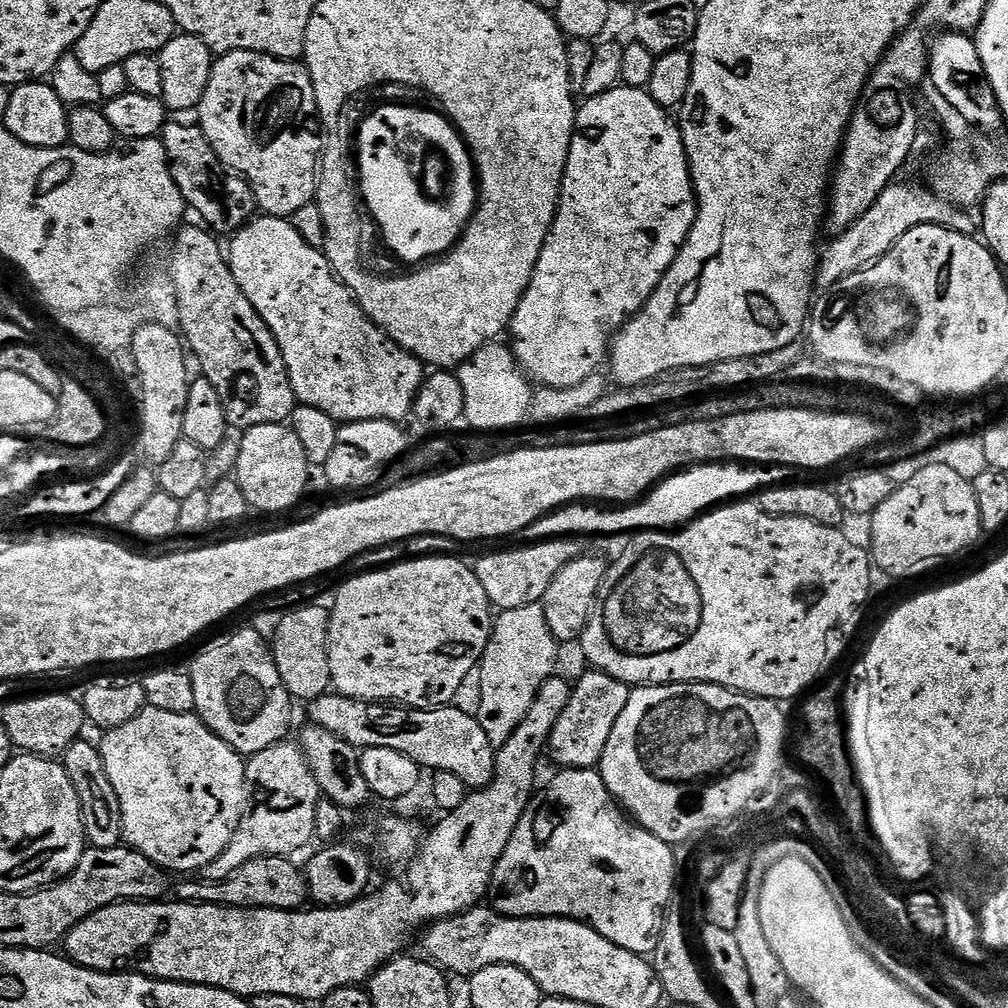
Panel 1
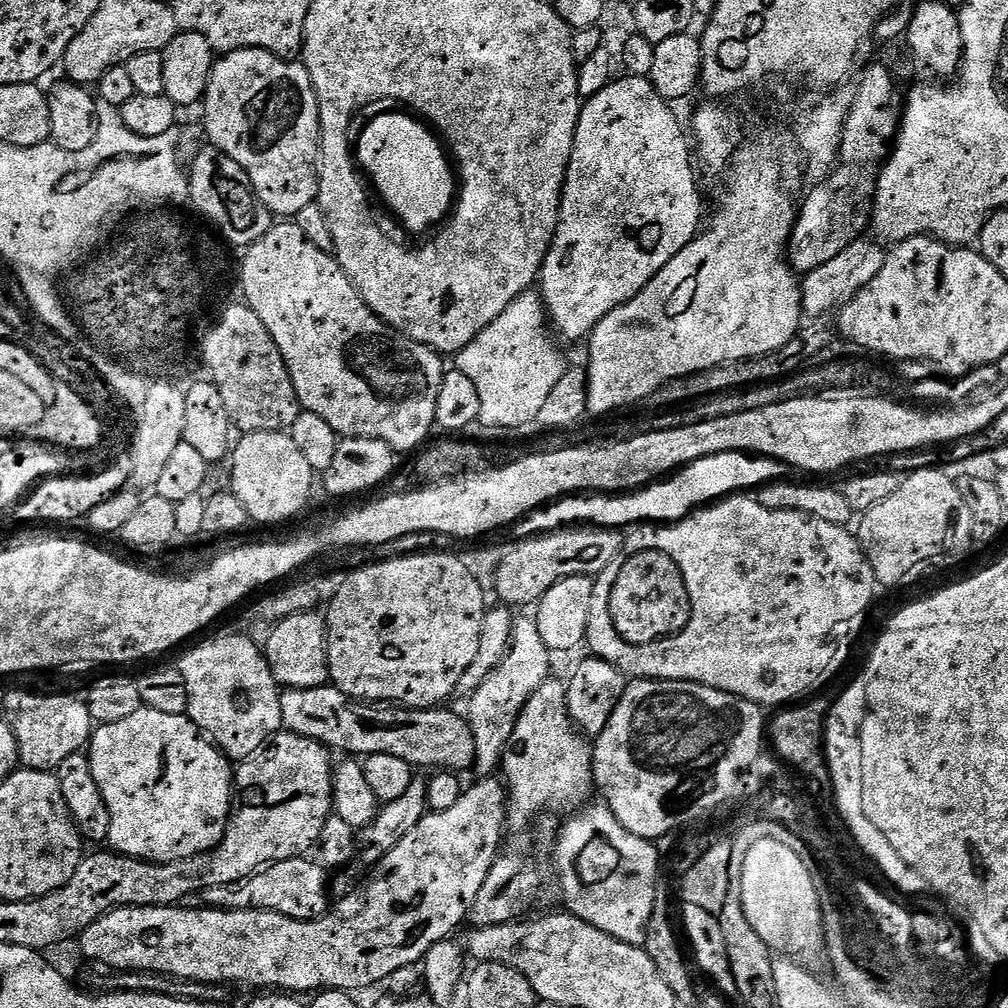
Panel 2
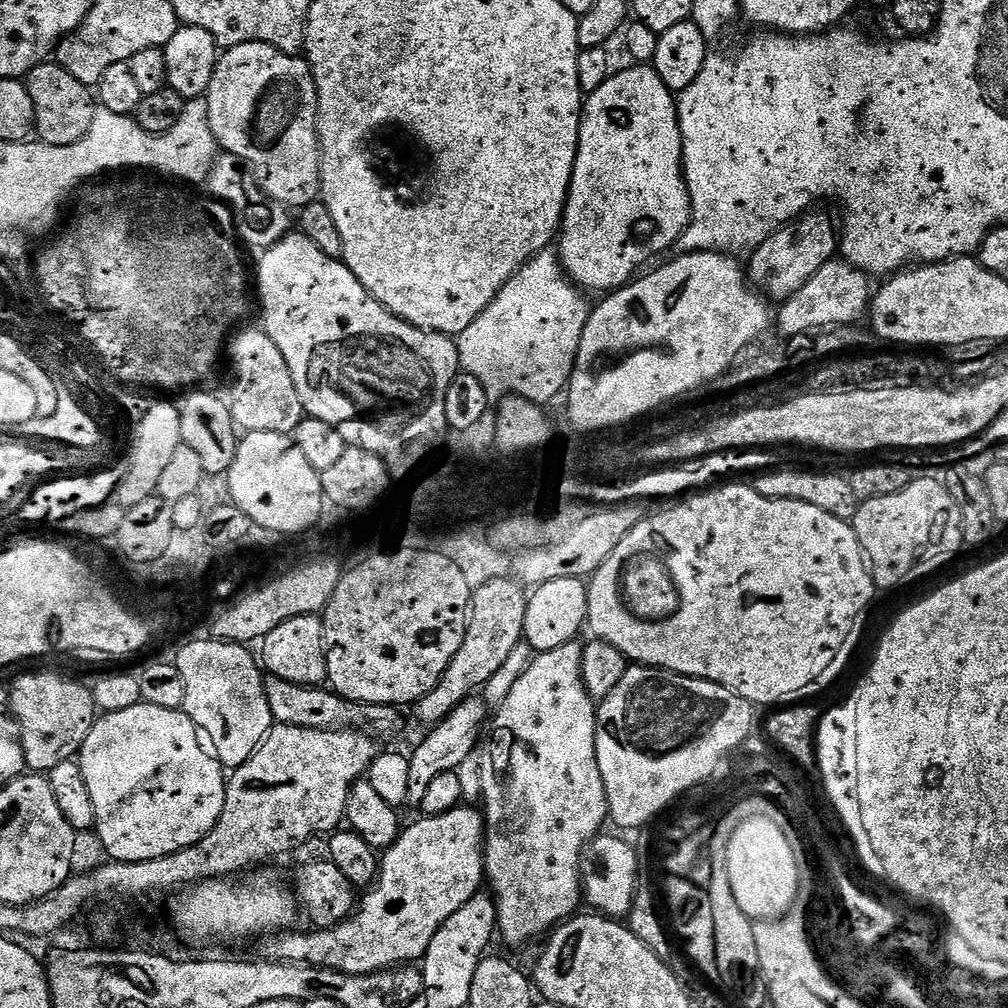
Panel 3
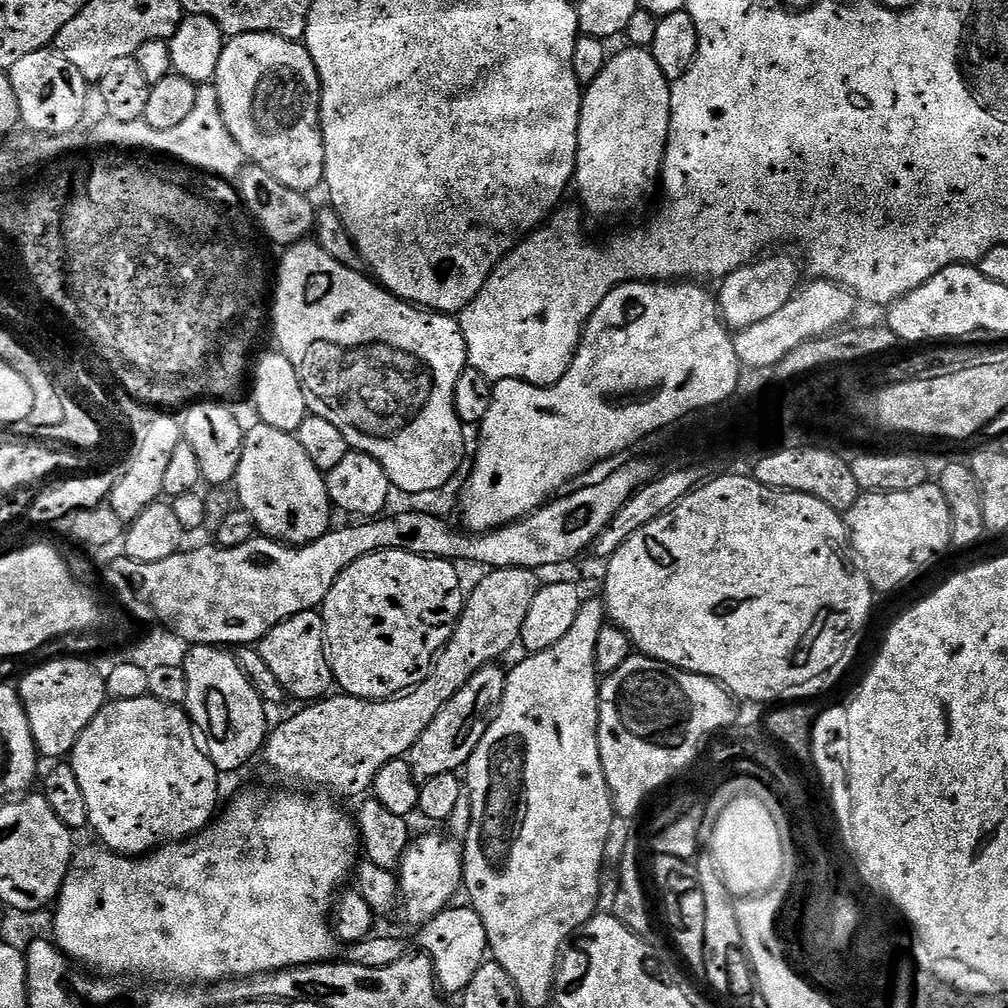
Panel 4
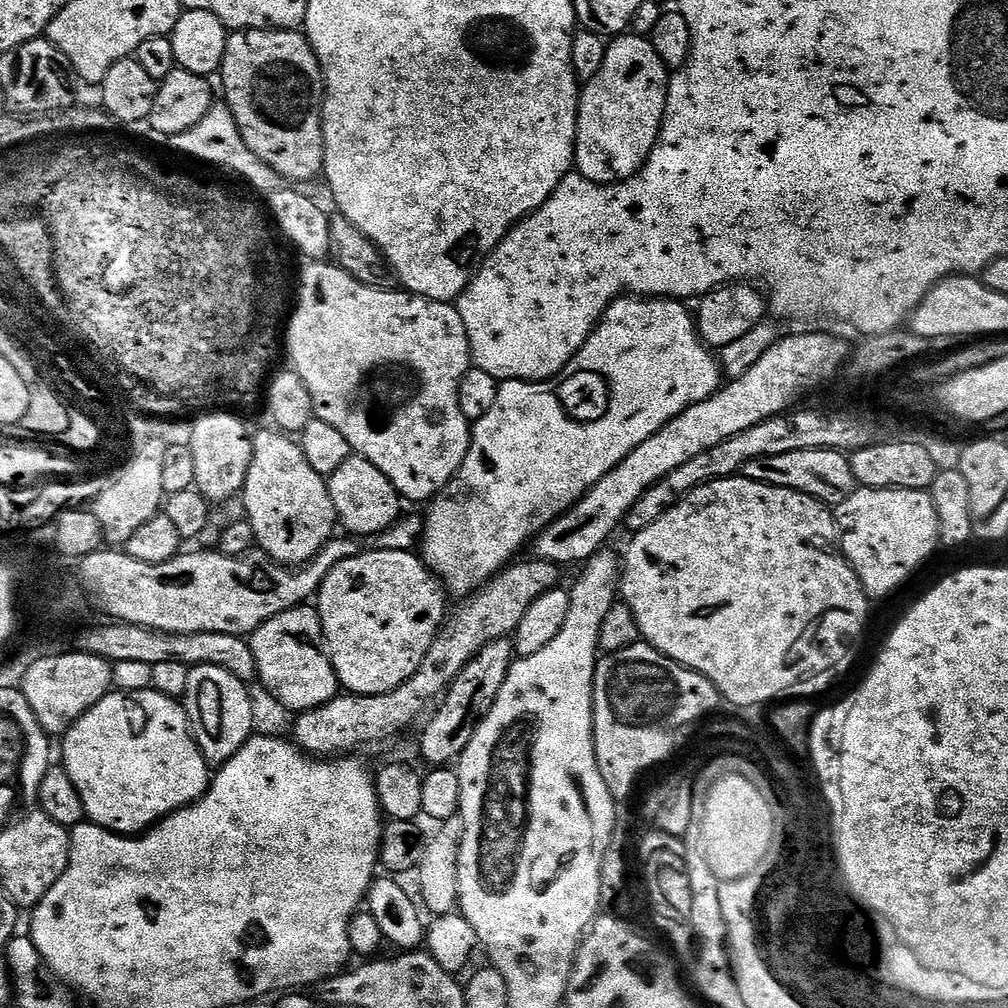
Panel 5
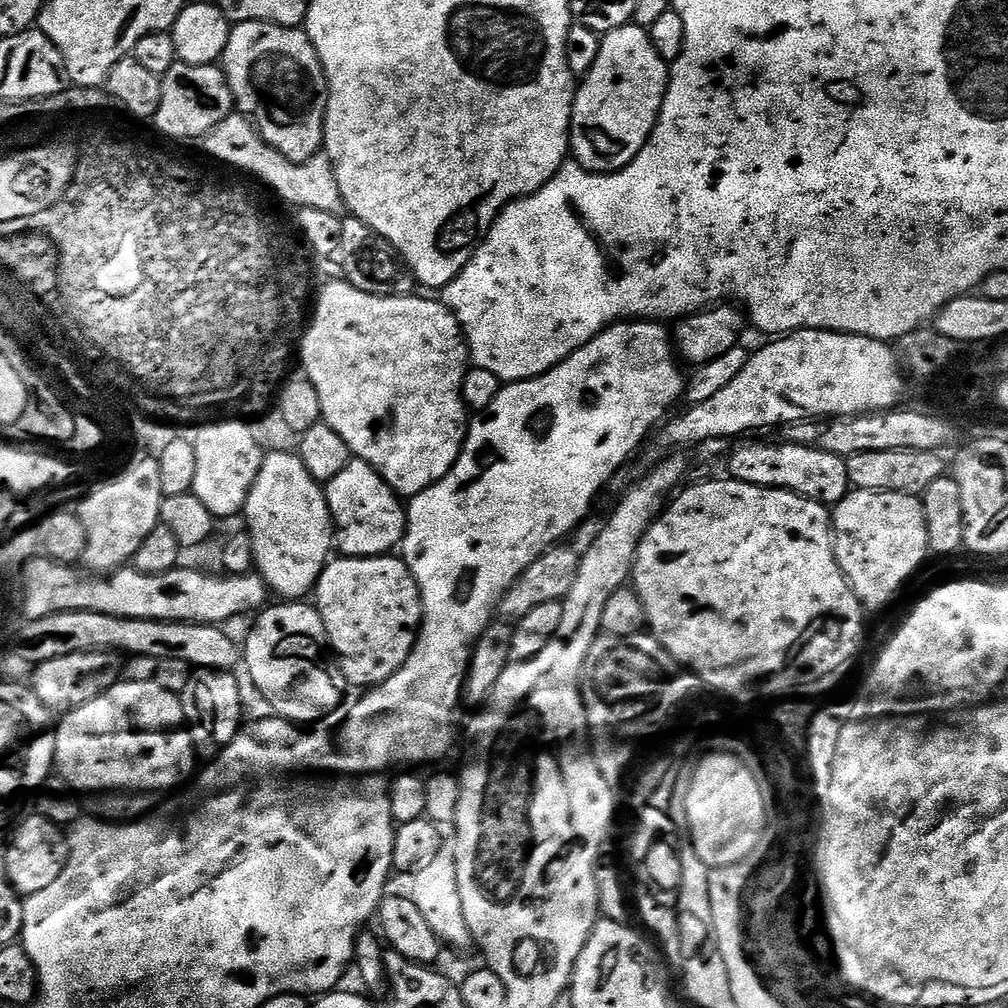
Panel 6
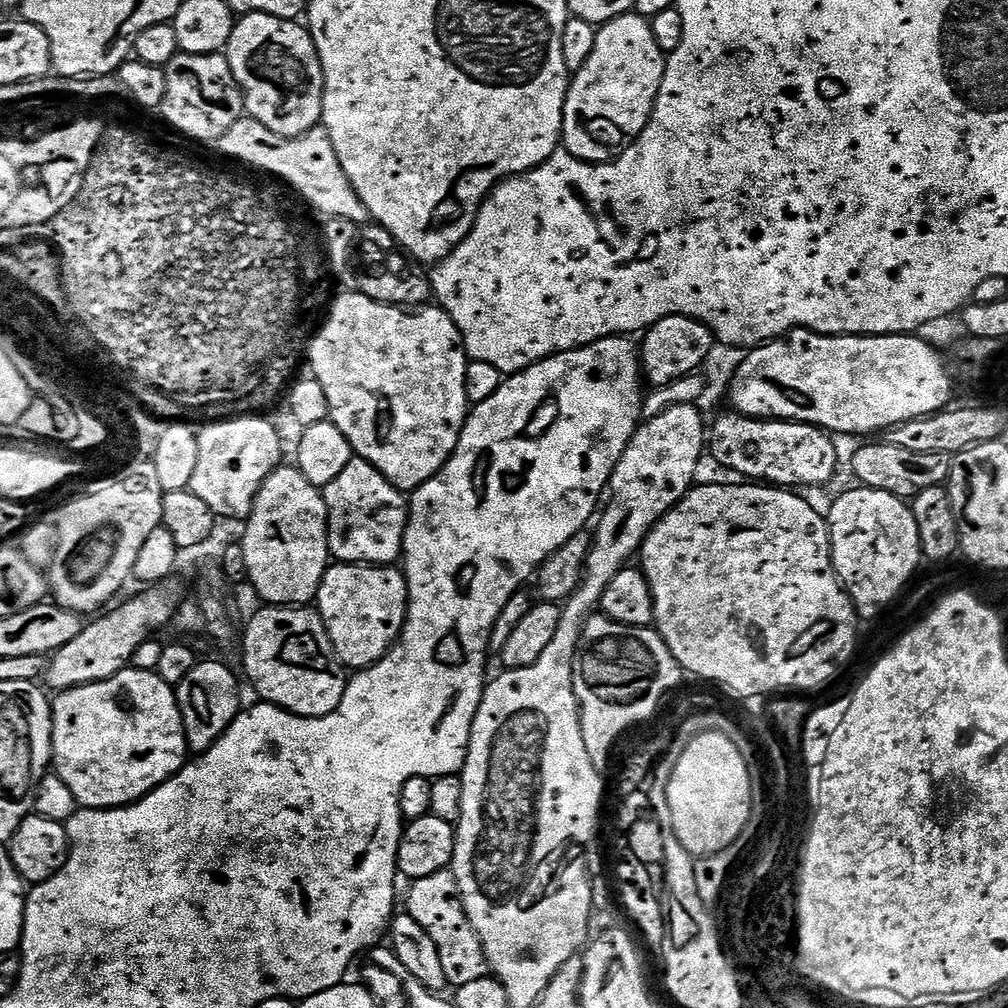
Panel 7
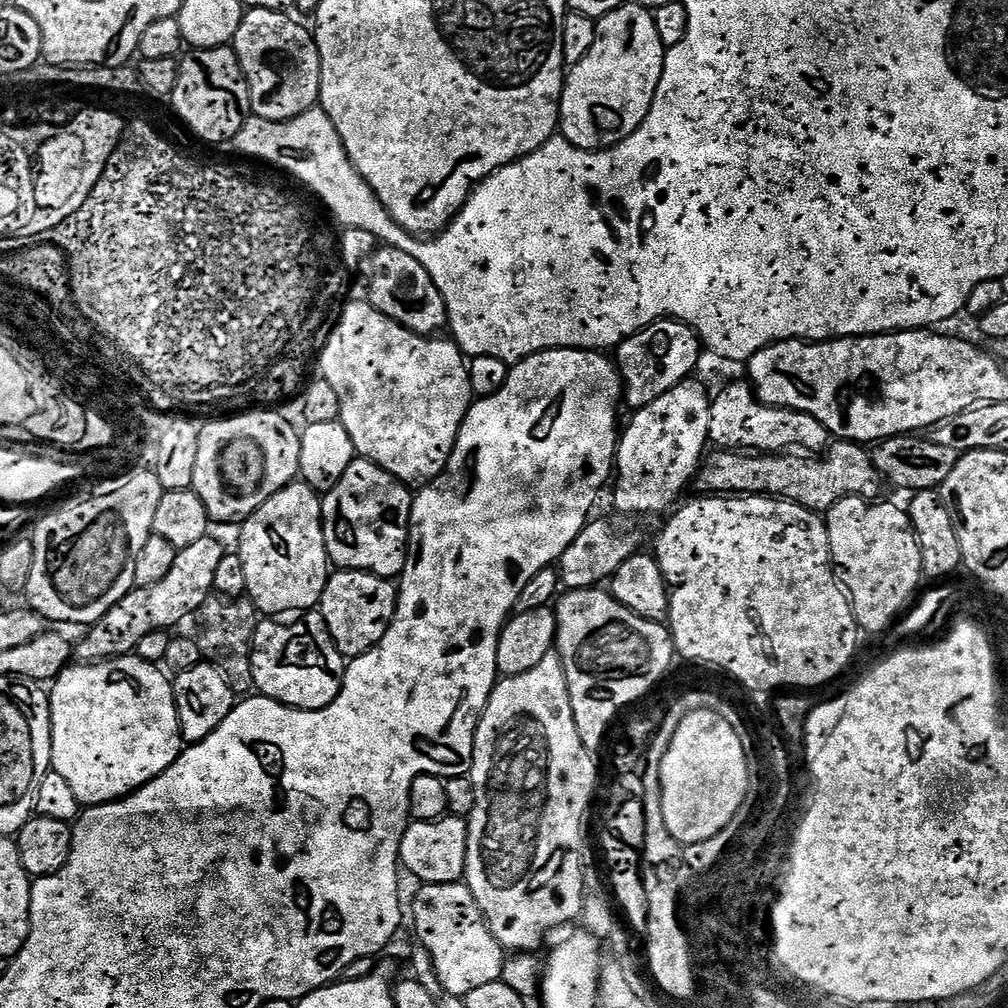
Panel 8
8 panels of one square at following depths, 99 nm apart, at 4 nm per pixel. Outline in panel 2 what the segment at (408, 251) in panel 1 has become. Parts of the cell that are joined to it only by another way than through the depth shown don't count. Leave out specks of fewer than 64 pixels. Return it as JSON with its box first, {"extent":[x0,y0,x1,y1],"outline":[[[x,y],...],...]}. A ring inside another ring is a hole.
{"extent":[354,112,458,232],"outline":[[[384,112],[381,116],[374,117],[365,126],[362,140],[355,141],[354,156],[363,175],[376,183],[381,198],[388,203],[389,210],[400,219],[401,226],[408,232],[424,232],[427,228],[435,229],[447,221],[458,195],[458,176],[441,137],[415,115],[400,112]]]}

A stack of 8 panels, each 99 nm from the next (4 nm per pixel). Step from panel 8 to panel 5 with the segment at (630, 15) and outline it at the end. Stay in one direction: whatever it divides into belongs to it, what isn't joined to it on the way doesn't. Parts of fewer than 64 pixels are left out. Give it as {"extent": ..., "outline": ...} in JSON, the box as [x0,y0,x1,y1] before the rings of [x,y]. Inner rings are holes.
{"extent":[575,34,669,184],"outline":[[[621,34],[608,44],[602,70],[583,85],[576,127],[575,171],[595,184],[618,184],[629,180],[646,163],[664,126],[668,101],[669,69],[654,50],[651,39],[635,34]]]}

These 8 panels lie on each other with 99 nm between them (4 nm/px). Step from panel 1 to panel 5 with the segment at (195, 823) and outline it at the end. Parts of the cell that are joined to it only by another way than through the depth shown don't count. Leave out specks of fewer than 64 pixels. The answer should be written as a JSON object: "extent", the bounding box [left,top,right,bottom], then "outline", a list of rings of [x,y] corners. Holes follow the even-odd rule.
{"extent":[62,690,210,836],"outline":[[[115,690],[108,693],[95,704],[82,718],[78,718],[72,723],[71,728],[62,737],[64,743],[64,760],[62,767],[70,774],[70,779],[74,781],[74,786],[78,786],[78,794],[82,794],[82,806],[85,817],[91,823],[102,826],[111,832],[117,832],[120,836],[138,836],[153,828],[155,824],[166,819],[170,814],[188,807],[188,805],[201,800],[208,793],[210,783],[210,765],[200,747],[196,745],[196,738],[192,735],[192,726],[188,723],[188,713],[185,705],[179,699],[158,694],[154,691],[146,692],[117,692]]]}

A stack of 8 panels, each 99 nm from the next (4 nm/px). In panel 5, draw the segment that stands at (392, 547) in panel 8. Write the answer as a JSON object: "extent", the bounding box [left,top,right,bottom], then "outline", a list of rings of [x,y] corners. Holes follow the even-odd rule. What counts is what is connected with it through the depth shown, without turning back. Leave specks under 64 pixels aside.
{"extent":[327,455,402,538],"outline":[[[353,455],[334,470],[334,474],[327,477],[330,498],[334,502],[336,518],[341,529],[345,528],[345,533],[356,538],[367,538],[376,536],[382,530],[390,527],[395,520],[399,520],[402,515],[402,497],[394,490],[390,478],[374,466],[364,456]]]}

